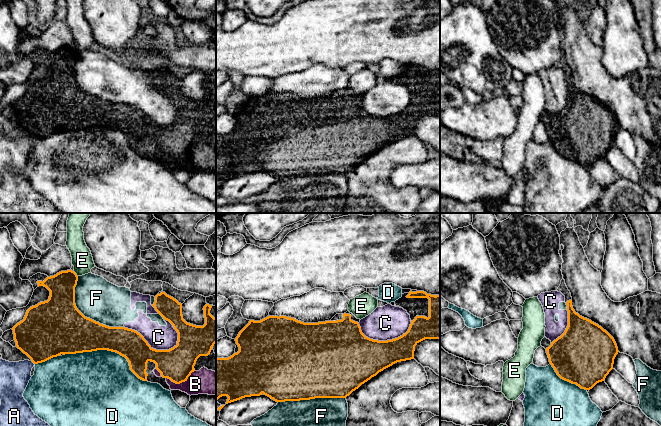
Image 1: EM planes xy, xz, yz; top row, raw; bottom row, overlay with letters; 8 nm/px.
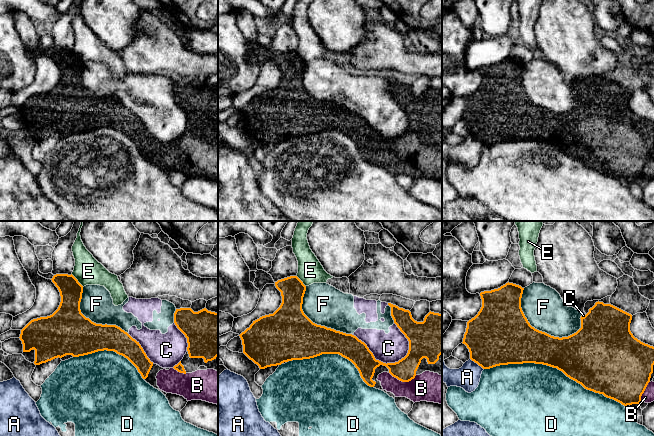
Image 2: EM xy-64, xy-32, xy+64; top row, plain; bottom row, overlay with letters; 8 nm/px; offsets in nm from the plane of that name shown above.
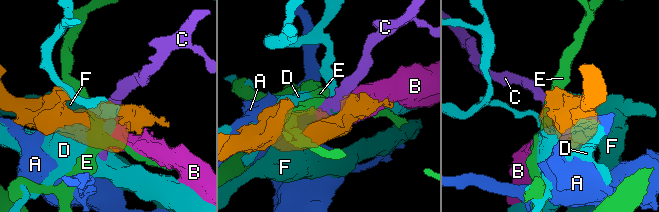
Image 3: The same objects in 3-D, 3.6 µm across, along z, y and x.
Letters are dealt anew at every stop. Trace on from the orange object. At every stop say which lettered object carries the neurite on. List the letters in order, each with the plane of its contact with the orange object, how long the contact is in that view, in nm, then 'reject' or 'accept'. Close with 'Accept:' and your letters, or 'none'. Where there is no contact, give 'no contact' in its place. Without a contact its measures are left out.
A: meets orange in xy; contact 50 nm long; reject
B: meets orange in xy; contact 240 nm long; accept
C: meets orange in xy; contact 460 nm long; reject
D: meets orange in xy; contact 700 nm long; reject
E: meets orange in xy; contact 60 nm long; reject
F: meets orange in xy; contact 550 nm long; reject
Accept: B

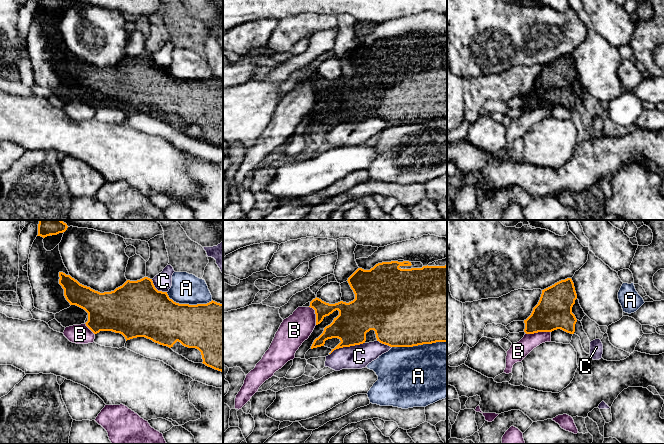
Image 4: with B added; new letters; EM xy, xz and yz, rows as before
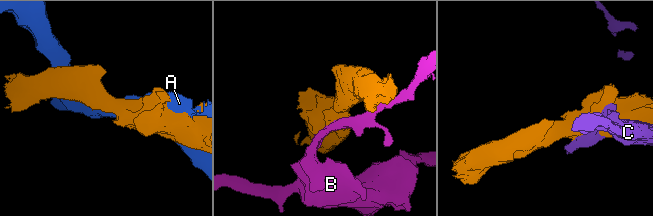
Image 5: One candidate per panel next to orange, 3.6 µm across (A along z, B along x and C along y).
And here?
A: meets orange in xz; contact 440 nm long; reject
B: meets orange in yz; contact 200 nm long; reject
C: meets orange in xz; contact 300 nm long; reject
Accept: none

